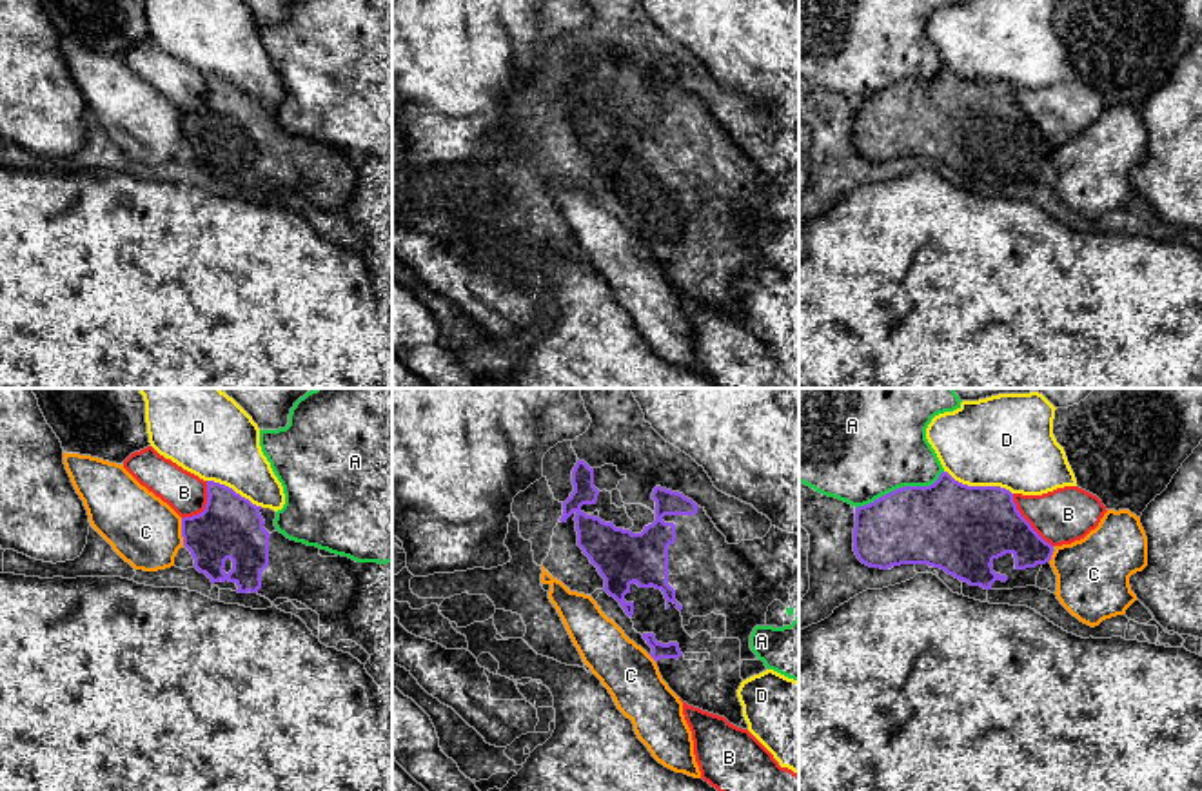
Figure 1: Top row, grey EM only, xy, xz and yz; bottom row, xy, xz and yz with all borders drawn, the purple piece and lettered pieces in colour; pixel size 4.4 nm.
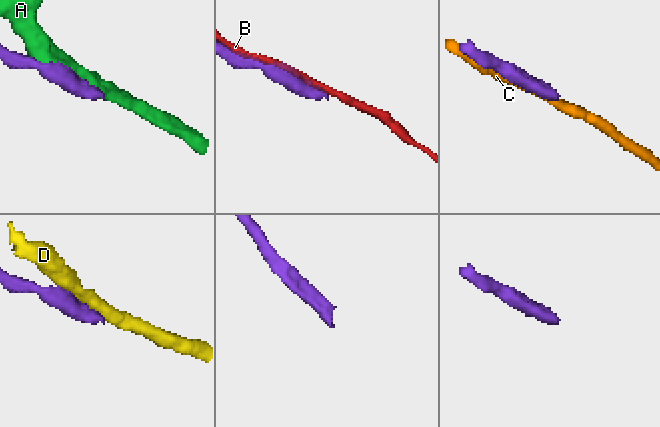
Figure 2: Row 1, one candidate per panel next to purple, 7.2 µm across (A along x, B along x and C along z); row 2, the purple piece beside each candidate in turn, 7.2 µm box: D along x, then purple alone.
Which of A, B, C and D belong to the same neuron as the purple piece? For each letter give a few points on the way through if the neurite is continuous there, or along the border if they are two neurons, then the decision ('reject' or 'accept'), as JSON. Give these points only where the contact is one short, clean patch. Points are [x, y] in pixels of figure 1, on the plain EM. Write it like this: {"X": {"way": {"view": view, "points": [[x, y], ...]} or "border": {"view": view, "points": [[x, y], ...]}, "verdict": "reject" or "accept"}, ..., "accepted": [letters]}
{"A": {"verdict": "reject"}, "B": {"verdict": "reject"}, "C": {"verdict": "reject"}, "D": {"verdict": "reject"}, "accepted": []}

